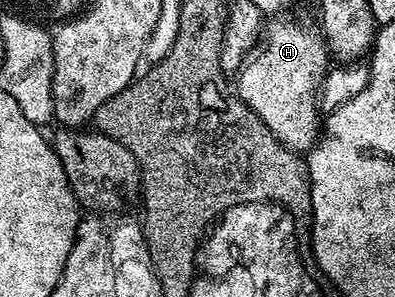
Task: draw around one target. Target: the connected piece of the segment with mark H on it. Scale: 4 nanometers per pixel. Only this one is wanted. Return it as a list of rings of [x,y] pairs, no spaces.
[[[277,18],[266,21],[261,39],[254,45],[256,48],[244,58],[239,68],[237,95],[259,115],[271,135],[286,148],[303,154],[314,148],[321,136],[319,99],[323,78],[329,71],[329,49],[318,27],[310,28],[299,20],[273,19]]]

